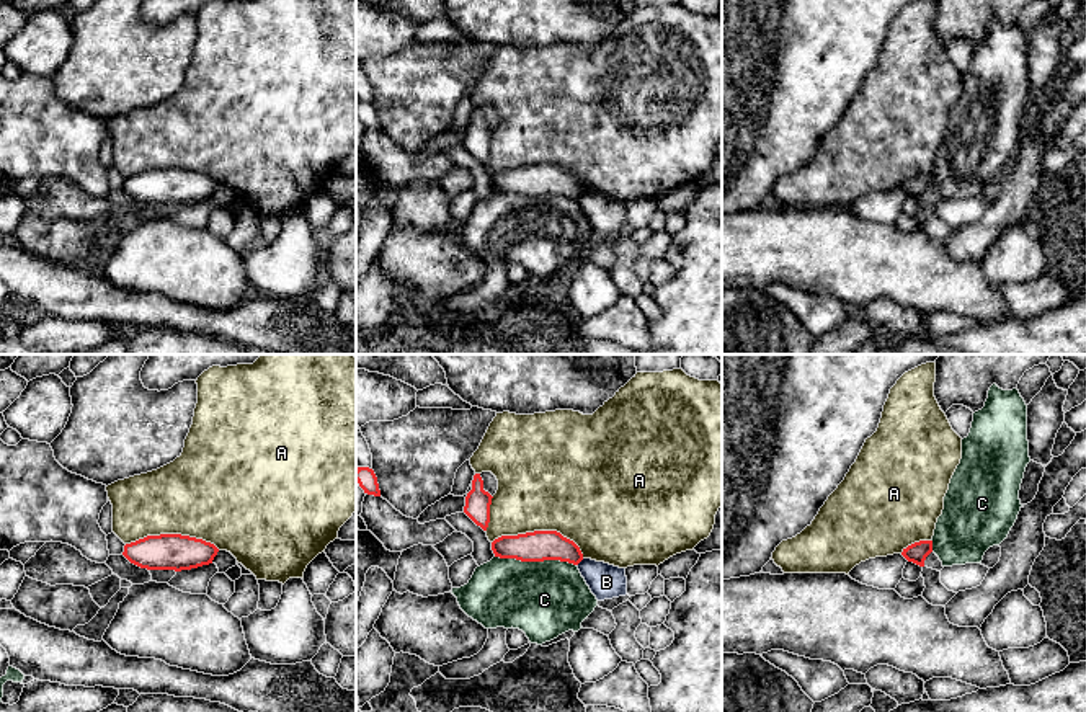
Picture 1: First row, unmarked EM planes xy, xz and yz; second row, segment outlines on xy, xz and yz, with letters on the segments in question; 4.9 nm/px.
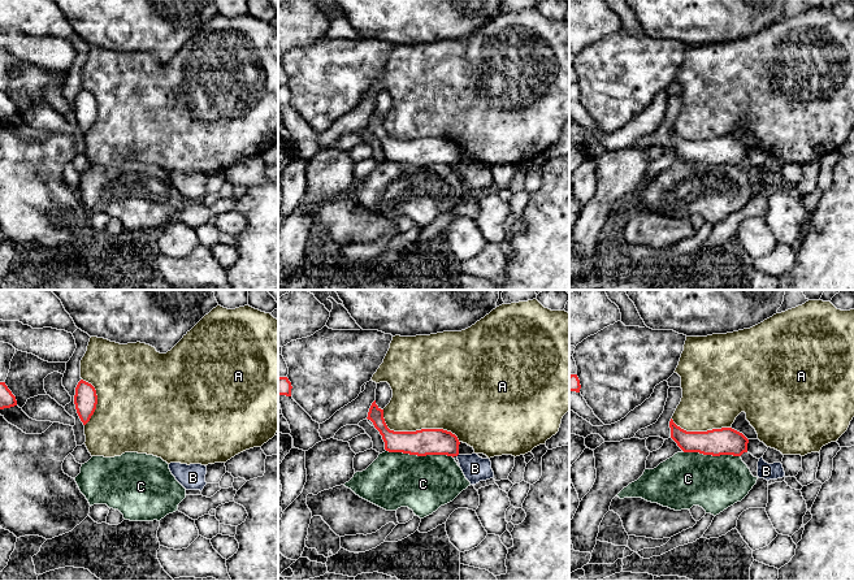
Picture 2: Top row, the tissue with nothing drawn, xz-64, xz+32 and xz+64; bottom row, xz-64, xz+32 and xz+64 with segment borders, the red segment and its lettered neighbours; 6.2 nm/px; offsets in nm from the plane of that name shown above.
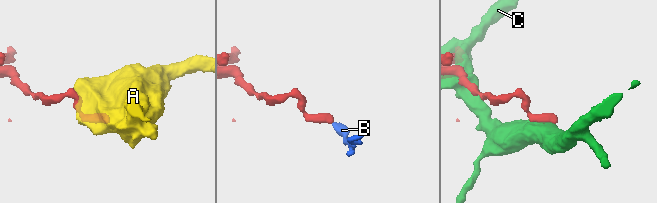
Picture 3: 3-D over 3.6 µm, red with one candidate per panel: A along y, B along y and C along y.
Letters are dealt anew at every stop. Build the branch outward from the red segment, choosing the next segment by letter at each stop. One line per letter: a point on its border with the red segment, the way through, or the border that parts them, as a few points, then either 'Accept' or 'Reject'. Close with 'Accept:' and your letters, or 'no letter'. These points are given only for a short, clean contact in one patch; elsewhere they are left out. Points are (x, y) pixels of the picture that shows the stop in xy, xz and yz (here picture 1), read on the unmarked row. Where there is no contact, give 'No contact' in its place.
A: Touches red at xz (541, 165). Reject
B: Touches red at xz (580, 195). Boundary: xz (583, 193), (577, 200). Reject
C: Touches red at xz (536, 195). Reject
Accept: no letter

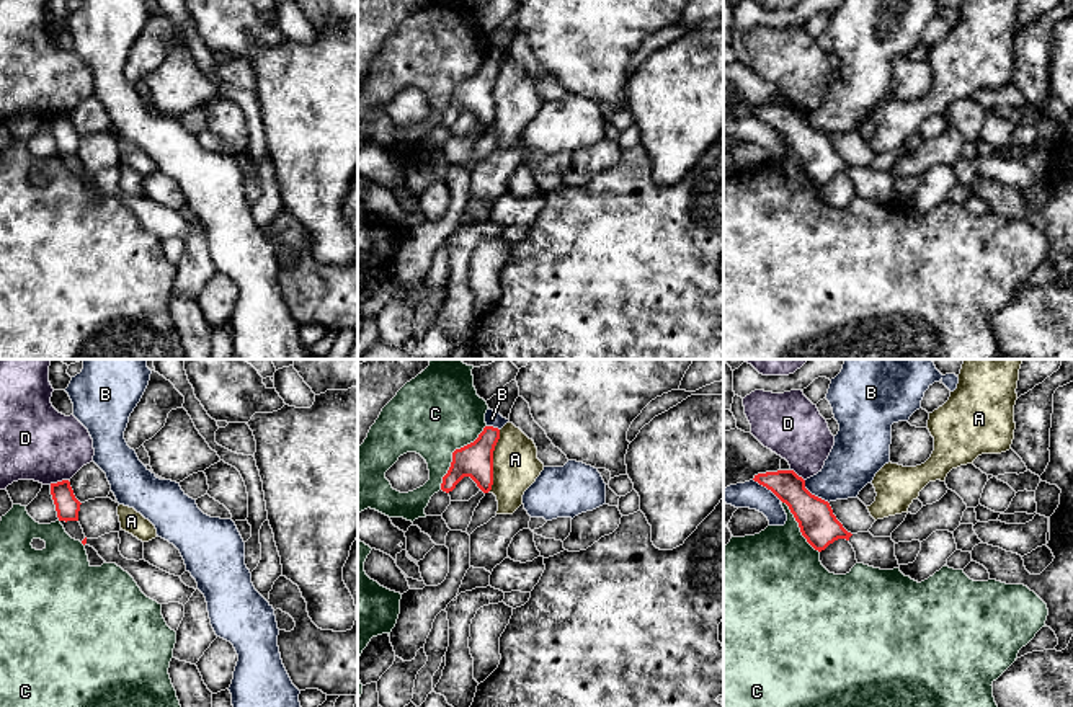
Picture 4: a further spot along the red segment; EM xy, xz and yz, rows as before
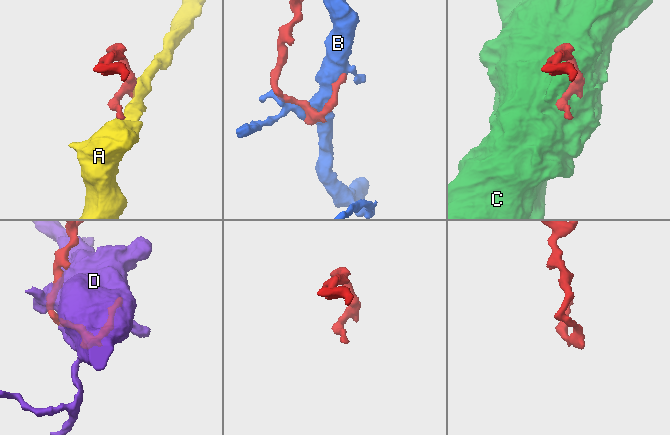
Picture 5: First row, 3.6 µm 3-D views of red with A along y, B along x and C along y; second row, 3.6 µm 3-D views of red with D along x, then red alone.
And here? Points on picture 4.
A: Touches red at xz (492, 95). Reject
B: Touches red at yz (814, 129). Reject
C: Touches red at xz (453, 87). Reject
D: Touches red at xy (57, 116). Reject
Accept: no letter

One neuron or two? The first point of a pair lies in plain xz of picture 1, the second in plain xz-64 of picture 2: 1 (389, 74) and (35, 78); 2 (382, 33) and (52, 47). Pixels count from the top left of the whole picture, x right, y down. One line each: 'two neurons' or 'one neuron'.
1: one neuron
2: one neuron

